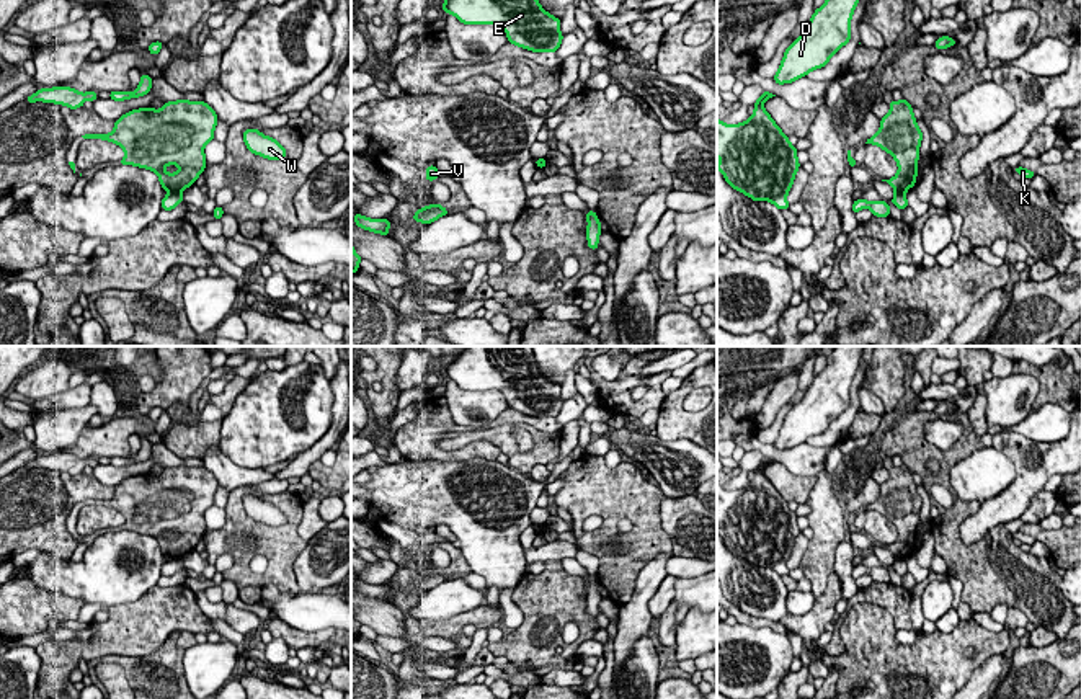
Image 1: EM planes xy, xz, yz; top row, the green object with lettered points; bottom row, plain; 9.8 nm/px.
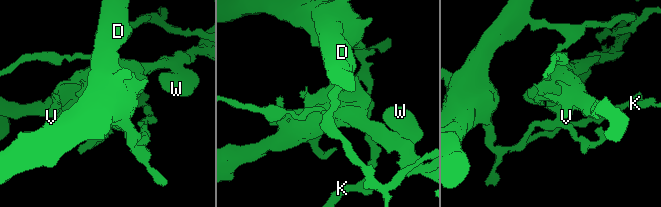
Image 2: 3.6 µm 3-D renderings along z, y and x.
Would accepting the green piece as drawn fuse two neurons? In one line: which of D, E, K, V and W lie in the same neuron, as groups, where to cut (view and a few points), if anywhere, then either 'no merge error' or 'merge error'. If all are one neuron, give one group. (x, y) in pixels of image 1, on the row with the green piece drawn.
D E K / V W | xy (170, 191), (180, 193) | merge error

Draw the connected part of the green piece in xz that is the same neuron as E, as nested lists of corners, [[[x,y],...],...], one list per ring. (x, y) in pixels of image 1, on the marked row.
[[[444,0],[441,10],[464,24],[500,24],[511,44],[534,52],[555,52],[563,39],[560,18],[547,13],[539,0]]]

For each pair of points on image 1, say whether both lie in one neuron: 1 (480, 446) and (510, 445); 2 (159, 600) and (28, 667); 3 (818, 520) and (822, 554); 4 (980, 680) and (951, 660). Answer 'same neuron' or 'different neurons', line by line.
1: different neurons
2: different neurons
3: same neuron
4: different neurons

